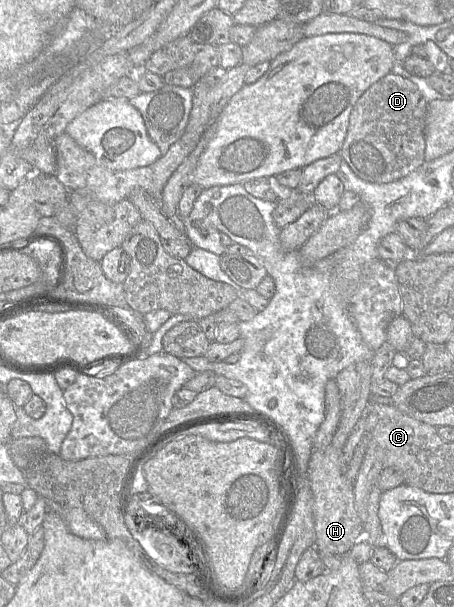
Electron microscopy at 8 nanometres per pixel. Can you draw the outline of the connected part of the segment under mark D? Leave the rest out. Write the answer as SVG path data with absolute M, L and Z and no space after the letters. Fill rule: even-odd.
M390 72L372 84L354 105L339 152L341 158L357 177L370 183L389 183L410 174L425 161L427 106L428 101L413 82Z

